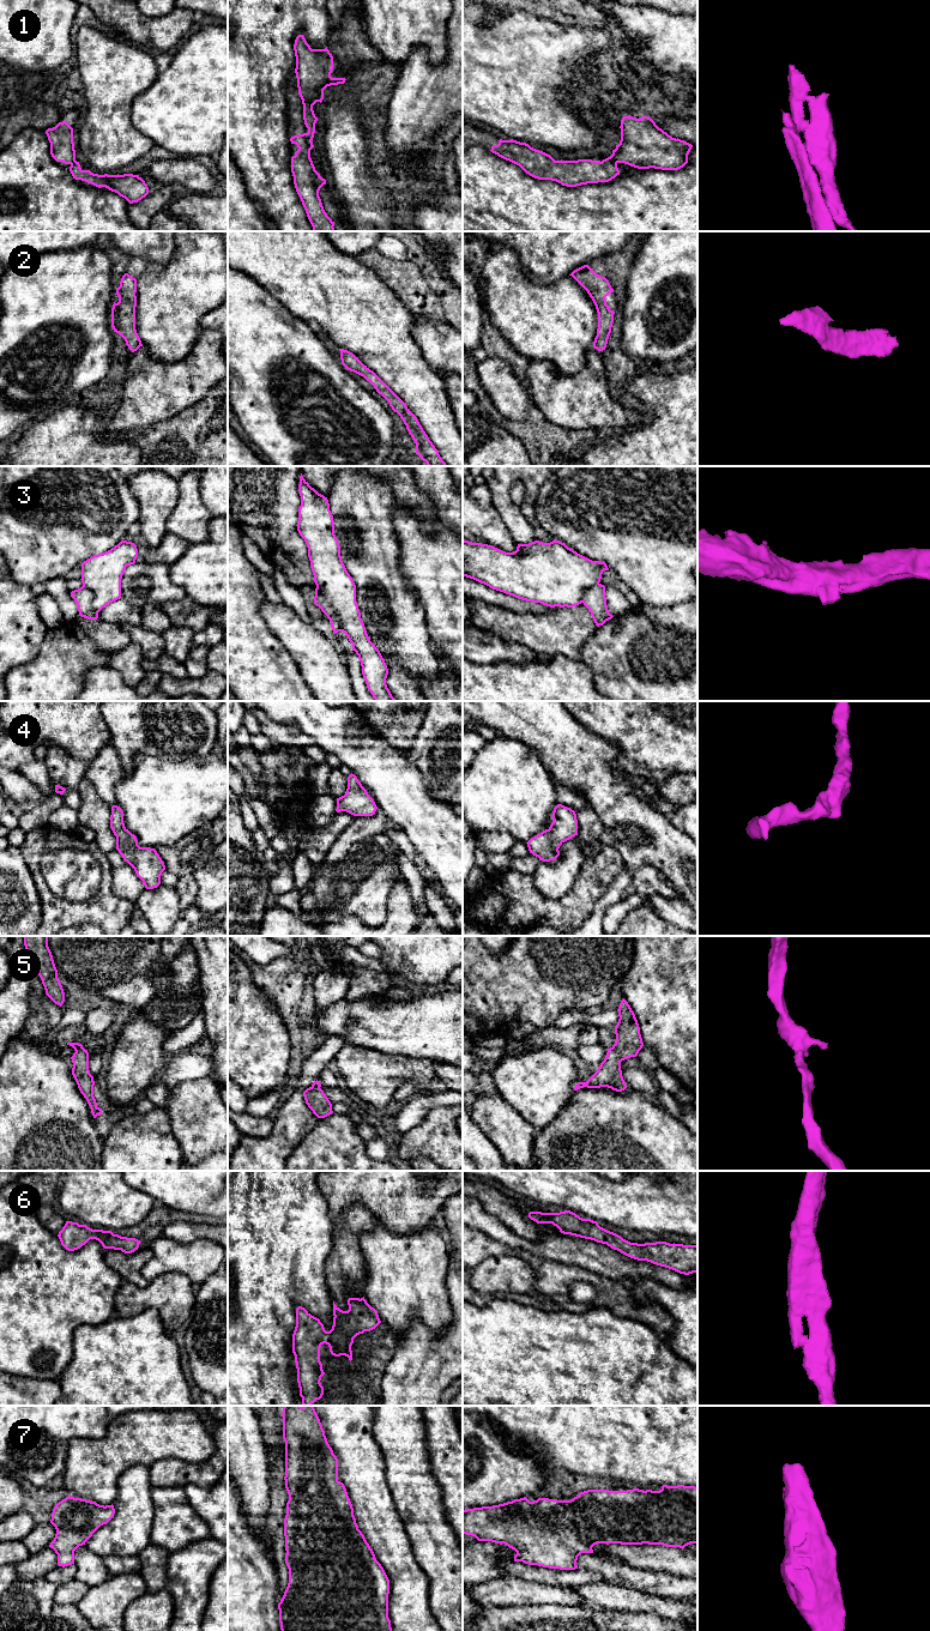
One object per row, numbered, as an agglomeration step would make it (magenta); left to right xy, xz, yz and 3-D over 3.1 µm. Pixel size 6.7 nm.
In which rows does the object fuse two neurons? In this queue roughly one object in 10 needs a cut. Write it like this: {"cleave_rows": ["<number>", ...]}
{"cleave_rows": ["1", "3"]}

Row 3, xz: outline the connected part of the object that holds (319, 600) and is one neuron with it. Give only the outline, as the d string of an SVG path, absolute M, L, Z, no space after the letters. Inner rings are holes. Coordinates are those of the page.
M315 588L314 604L321 609L321 611L327 616L331 622L331 627L334 634L339 632L339 622L337 620L336 612L328 602L321 596L320 591Z

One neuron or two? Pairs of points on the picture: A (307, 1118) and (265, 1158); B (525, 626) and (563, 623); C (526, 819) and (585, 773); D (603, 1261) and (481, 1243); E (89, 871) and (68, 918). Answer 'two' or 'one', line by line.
A: one
B: one
C: two
D: two
E: two

